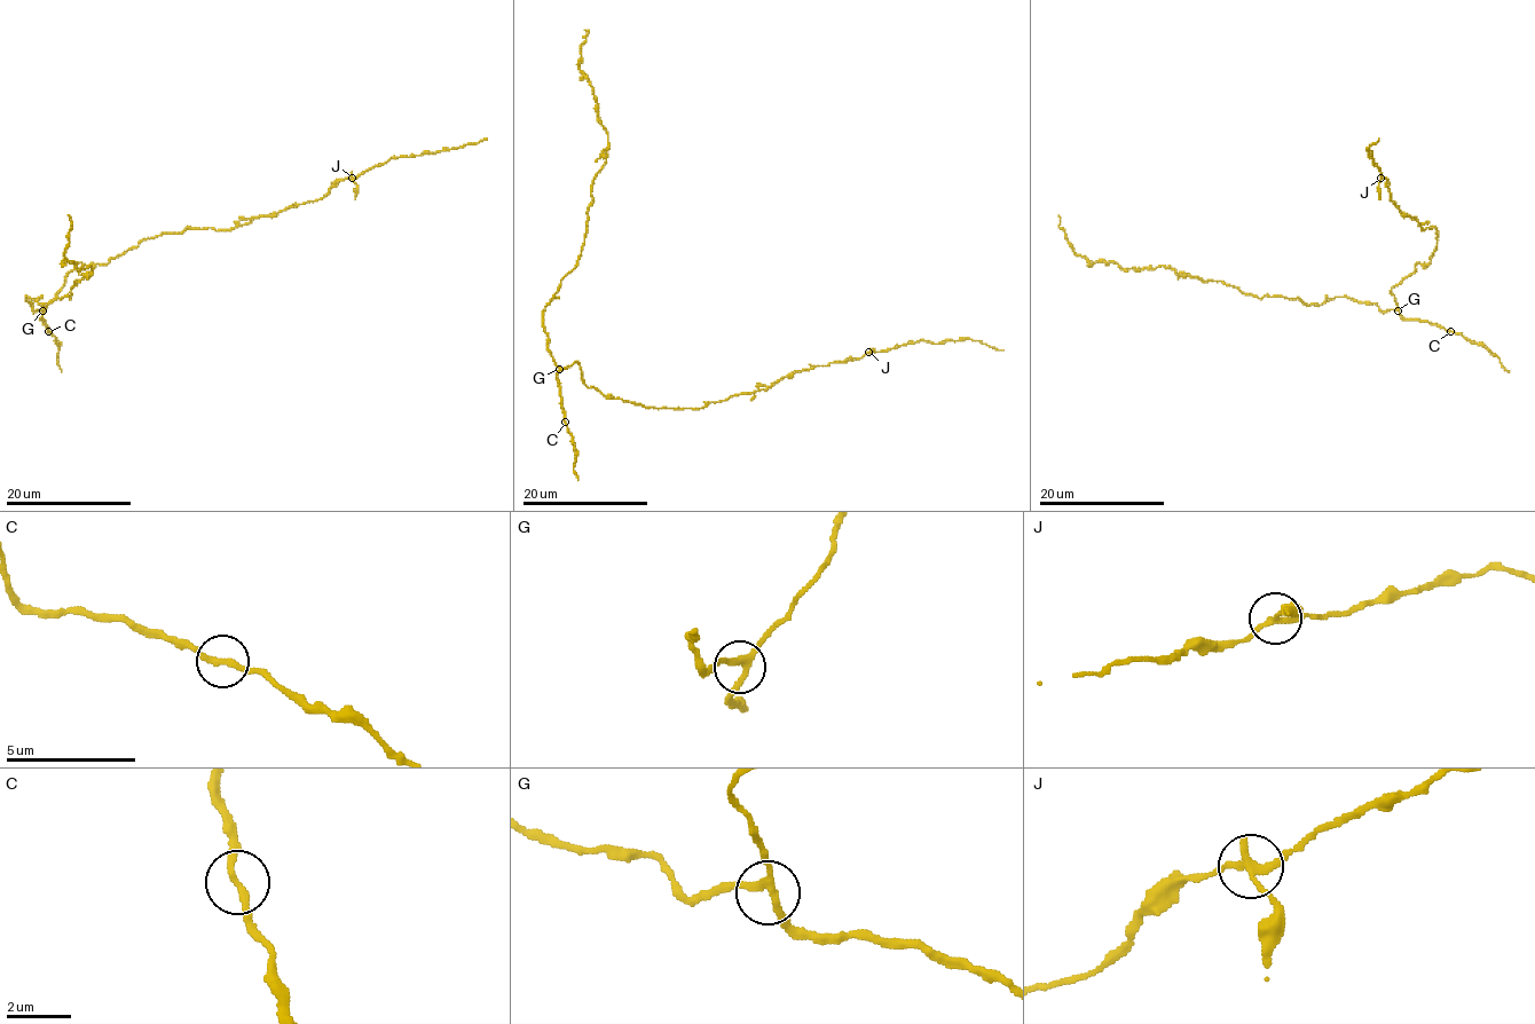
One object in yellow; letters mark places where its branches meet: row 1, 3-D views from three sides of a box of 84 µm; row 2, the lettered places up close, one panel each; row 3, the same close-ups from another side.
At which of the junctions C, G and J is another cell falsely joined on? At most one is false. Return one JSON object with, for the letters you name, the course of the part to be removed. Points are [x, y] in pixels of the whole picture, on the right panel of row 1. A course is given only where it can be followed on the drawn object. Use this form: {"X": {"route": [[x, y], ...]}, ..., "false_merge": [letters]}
{"J": {"route": [[1380, 178], [1380, 199]]}, "false_merge": ["J"]}

